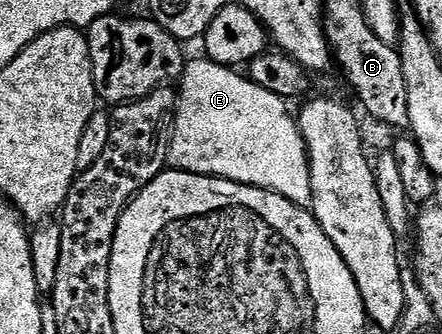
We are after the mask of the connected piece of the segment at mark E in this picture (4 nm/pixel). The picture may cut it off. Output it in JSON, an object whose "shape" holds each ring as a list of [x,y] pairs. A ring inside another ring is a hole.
{"shape":[[[208,57],[190,58],[179,80],[177,113],[173,120],[173,140],[169,142],[168,166],[196,175],[213,175],[230,179],[248,187],[261,187],[276,195],[287,197],[295,205],[308,208],[313,201],[309,155],[305,152],[305,138],[298,124],[289,116],[286,100],[275,93],[267,93],[240,70],[214,63]]]}

